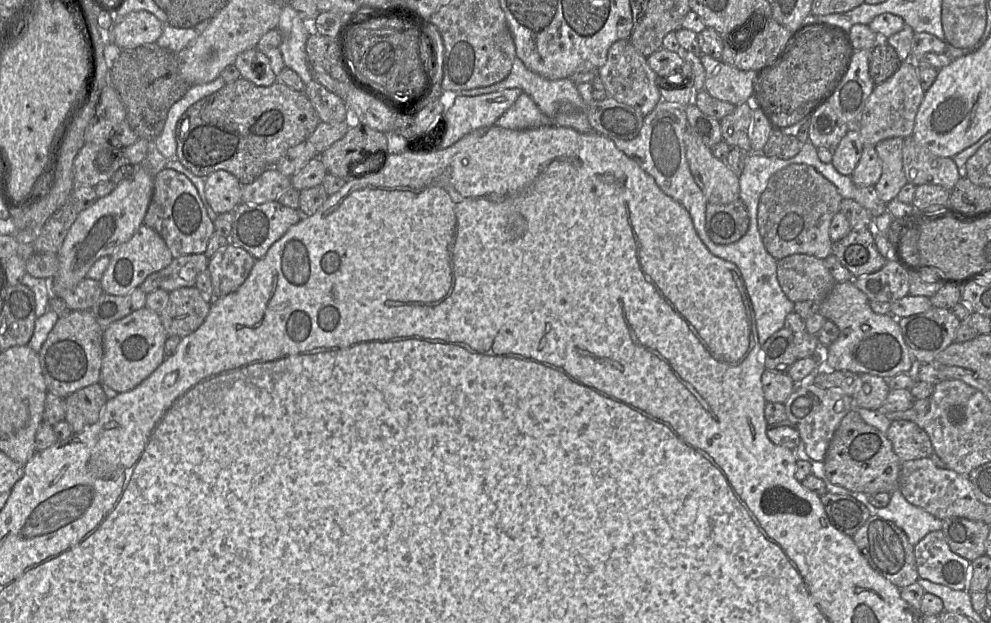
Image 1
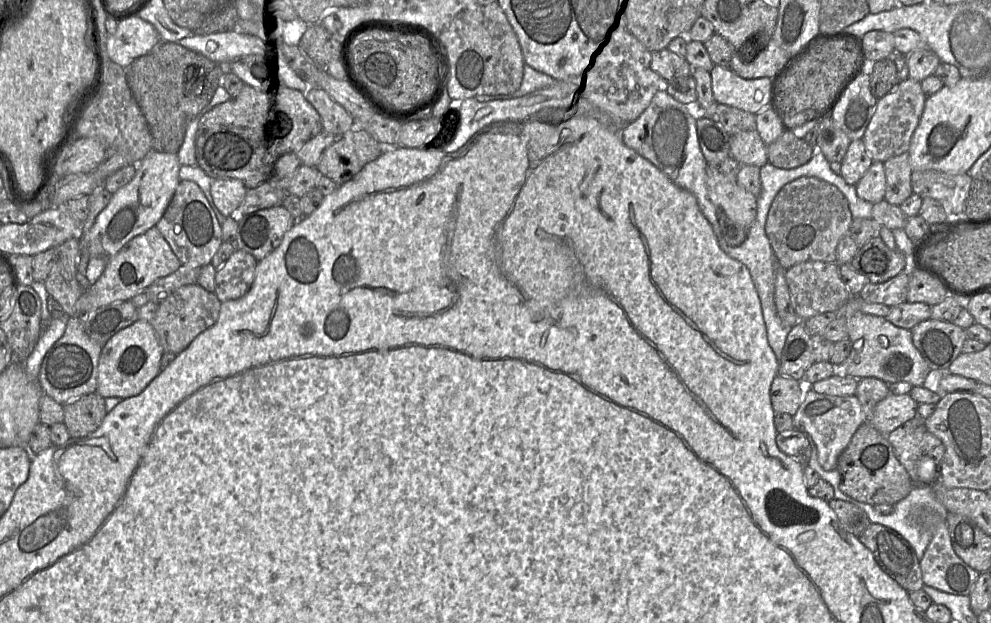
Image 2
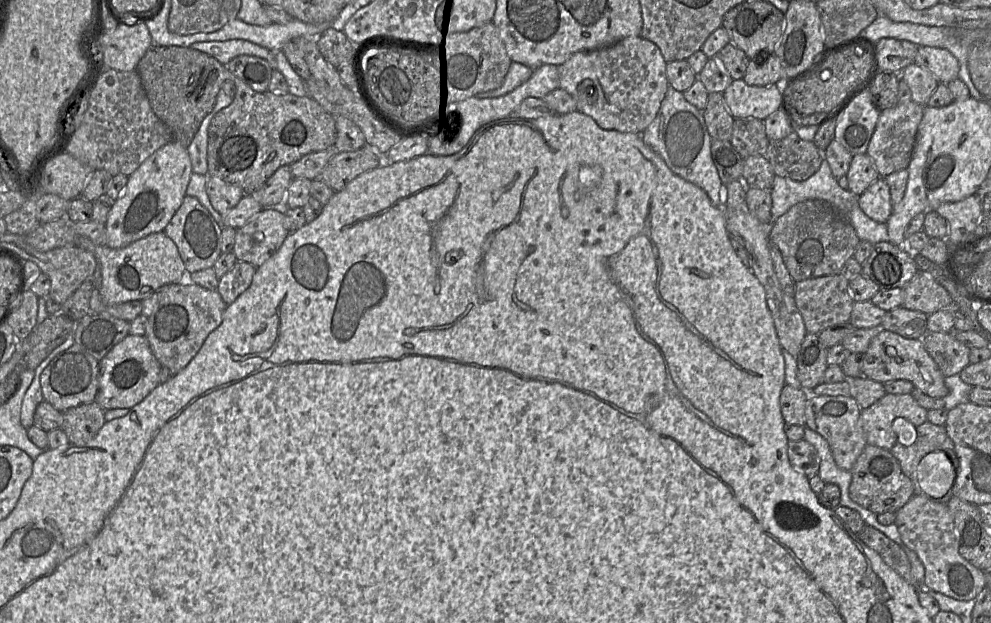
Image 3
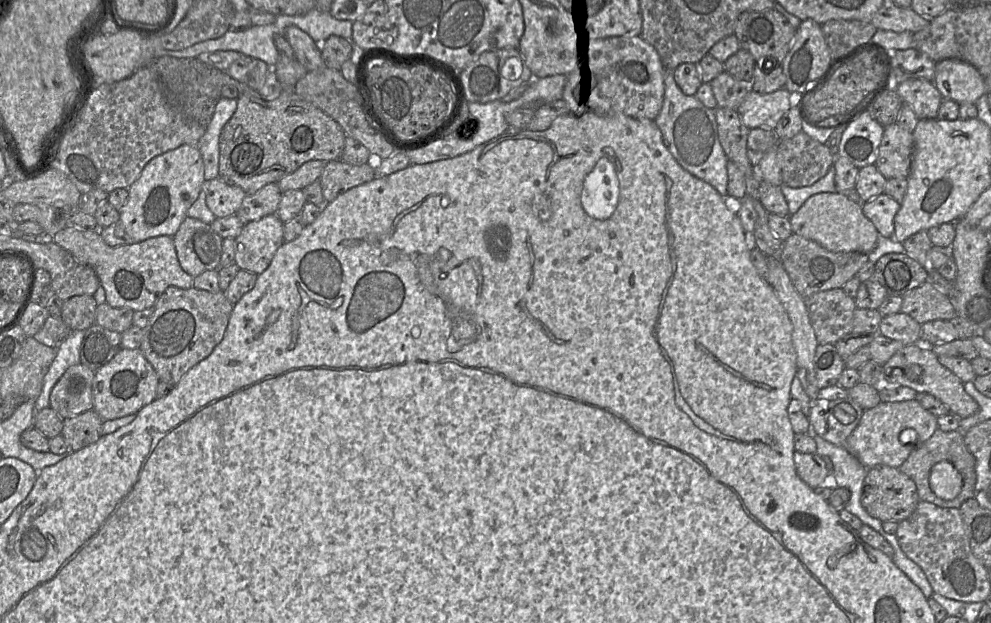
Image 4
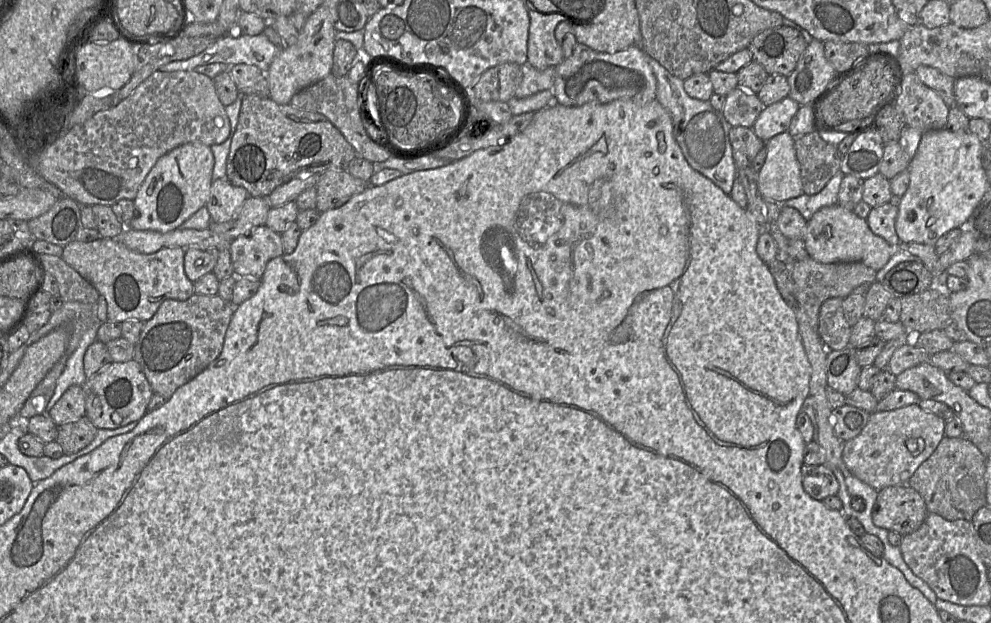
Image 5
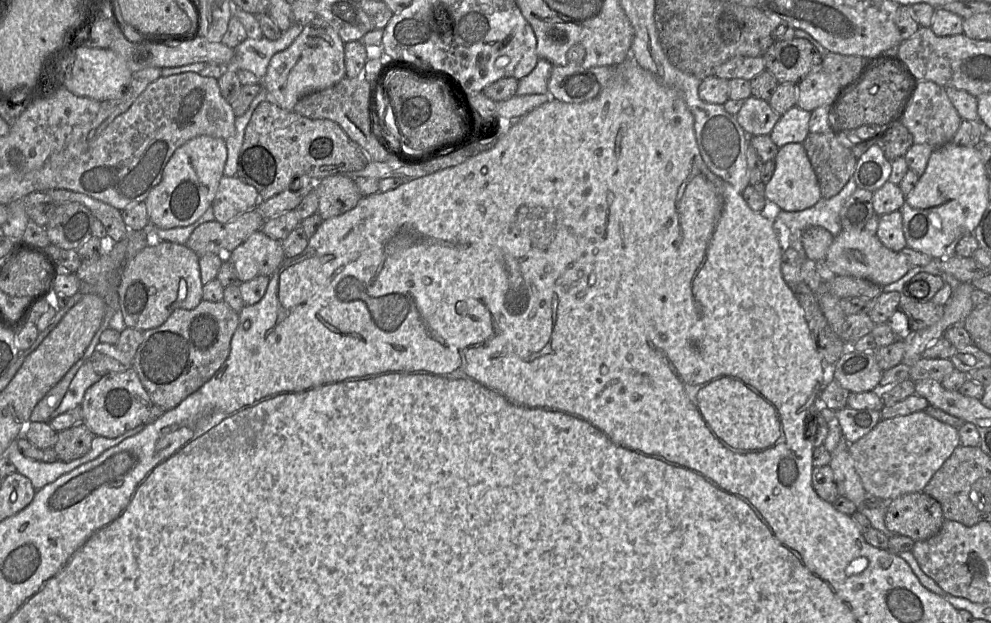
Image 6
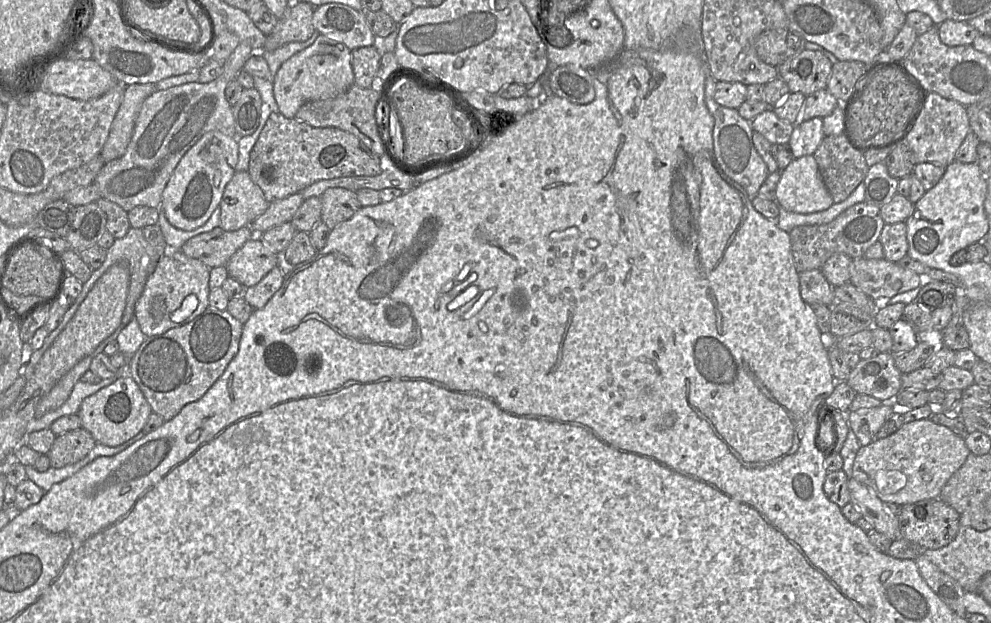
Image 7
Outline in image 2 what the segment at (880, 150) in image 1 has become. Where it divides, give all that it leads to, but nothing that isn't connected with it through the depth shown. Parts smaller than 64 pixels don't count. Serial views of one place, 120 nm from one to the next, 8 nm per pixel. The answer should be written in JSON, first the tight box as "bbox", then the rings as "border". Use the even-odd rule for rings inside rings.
{"bbox":[883,153,913,206],"border":[[[909,153],[892,157],[883,163],[886,176],[884,200],[900,206],[913,192],[911,186],[912,168]]]}

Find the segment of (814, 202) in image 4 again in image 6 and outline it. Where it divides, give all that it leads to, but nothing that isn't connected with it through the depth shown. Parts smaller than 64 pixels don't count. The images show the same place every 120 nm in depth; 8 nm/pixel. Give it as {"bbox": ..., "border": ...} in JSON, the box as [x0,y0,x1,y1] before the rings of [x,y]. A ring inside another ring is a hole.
{"bbox":[824,230,911,287],"border":[[[842,230],[834,237],[827,251],[824,264],[835,275],[865,279],[881,287],[898,281],[911,269],[910,263],[902,253],[888,249],[881,243],[877,235],[866,230]]]}

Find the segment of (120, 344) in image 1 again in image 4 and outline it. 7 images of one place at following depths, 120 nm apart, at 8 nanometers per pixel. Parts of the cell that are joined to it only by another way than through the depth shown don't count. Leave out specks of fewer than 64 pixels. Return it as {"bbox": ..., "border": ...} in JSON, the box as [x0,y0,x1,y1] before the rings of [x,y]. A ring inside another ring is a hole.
{"bbox":[93,348,158,421],"border":[[[121,348],[105,365],[99,368],[93,380],[93,409],[103,421],[137,414],[156,399],[158,376],[140,349]]]}

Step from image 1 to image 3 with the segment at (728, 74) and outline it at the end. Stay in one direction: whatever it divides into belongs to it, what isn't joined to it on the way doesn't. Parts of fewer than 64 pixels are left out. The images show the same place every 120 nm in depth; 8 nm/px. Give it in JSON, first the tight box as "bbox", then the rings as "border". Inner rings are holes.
{"bbox":[722,79,784,121],"border":[[[742,79],[733,82],[722,93],[726,106],[734,118],[753,117],[764,121],[784,107],[782,84],[750,86]]]}

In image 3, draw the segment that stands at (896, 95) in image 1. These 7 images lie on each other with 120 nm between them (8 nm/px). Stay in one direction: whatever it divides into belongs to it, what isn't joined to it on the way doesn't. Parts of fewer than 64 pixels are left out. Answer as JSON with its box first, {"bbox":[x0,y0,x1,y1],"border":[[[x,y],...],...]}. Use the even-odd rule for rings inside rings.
{"bbox":[866,100,923,177],"border":[[[911,100],[903,104],[897,103],[894,107],[880,112],[866,152],[880,176],[886,177],[893,172],[908,169],[923,110],[923,106]]]}

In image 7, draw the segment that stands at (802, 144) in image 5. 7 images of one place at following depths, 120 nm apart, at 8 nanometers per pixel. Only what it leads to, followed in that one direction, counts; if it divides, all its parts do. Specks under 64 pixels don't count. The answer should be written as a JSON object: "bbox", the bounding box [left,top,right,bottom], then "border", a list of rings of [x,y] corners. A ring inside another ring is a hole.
{"bbox":[813,136,869,203],"border":[[[825,136],[813,154],[834,203],[847,199],[867,175],[869,166],[849,136]]]}

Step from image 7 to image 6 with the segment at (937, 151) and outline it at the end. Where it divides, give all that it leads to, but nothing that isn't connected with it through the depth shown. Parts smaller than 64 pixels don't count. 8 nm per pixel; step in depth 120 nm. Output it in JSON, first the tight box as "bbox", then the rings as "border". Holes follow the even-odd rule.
{"bbox":[901,80,962,149],"border":[[[918,80],[916,90],[901,123],[912,134],[914,143],[928,144],[933,149],[937,149],[952,142],[961,121],[962,118],[943,87],[932,81]]]}

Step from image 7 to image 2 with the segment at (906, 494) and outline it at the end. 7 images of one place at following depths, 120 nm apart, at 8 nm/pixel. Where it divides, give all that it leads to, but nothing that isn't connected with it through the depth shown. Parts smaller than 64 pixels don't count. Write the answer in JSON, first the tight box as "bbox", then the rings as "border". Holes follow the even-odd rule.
{"bbox":[869,394,919,439],"border":[[[888,394],[878,402],[869,417],[872,426],[887,439],[889,434],[907,421],[919,416],[918,403],[910,394]]]}

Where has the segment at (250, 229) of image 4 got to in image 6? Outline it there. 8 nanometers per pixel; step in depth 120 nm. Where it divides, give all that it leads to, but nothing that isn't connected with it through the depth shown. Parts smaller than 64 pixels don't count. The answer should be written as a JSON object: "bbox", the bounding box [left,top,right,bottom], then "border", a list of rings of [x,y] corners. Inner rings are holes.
{"bbox":[225,230,285,282],"border":[[[262,230],[254,232],[247,240],[225,256],[234,266],[240,282],[246,282],[258,276],[271,276],[285,259],[282,242],[270,238]]]}

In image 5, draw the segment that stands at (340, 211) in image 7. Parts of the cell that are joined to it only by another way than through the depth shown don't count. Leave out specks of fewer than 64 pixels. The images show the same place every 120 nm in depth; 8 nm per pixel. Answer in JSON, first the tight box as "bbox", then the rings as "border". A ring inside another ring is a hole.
{"bbox":[316,169,369,211],"border":[[[330,169],[321,173],[316,184],[316,209],[324,211],[344,205],[352,196],[363,192],[369,182],[352,176],[344,169]]]}

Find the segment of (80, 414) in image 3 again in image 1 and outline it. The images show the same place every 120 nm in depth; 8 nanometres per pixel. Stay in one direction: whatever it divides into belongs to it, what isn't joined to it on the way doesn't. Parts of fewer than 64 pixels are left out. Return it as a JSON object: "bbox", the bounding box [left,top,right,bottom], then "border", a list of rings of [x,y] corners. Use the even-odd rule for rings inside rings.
{"bbox":[65,383,107,433],"border":[[[101,383],[84,387],[65,398],[65,420],[73,433],[95,424],[107,402]]]}

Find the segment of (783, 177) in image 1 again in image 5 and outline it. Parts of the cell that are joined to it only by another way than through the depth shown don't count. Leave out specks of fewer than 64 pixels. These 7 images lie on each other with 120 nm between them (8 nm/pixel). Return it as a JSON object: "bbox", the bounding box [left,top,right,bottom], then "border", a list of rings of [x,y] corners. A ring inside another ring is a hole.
{"bbox":[788,257,877,329],"border":[[[809,257],[788,264],[795,283],[797,306],[804,310],[814,329],[818,327],[820,307],[825,300],[833,297],[844,299],[858,286],[872,284],[877,280],[877,272],[861,262],[825,264]]]}

